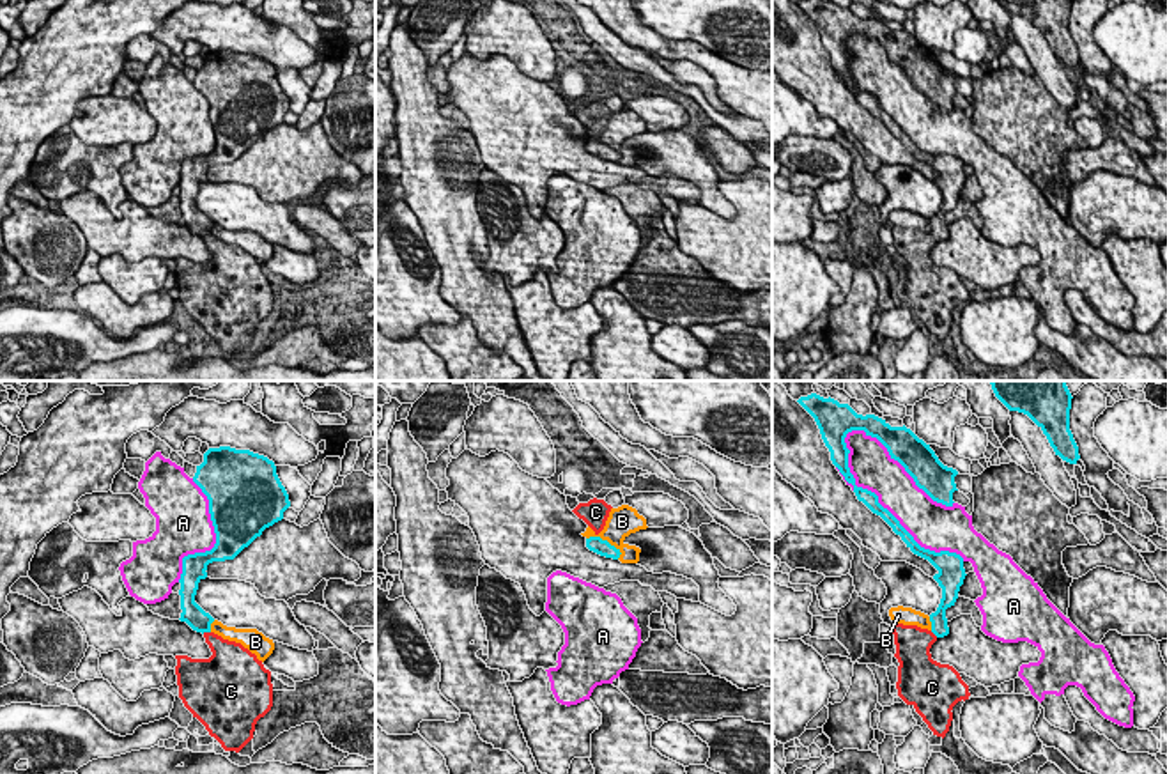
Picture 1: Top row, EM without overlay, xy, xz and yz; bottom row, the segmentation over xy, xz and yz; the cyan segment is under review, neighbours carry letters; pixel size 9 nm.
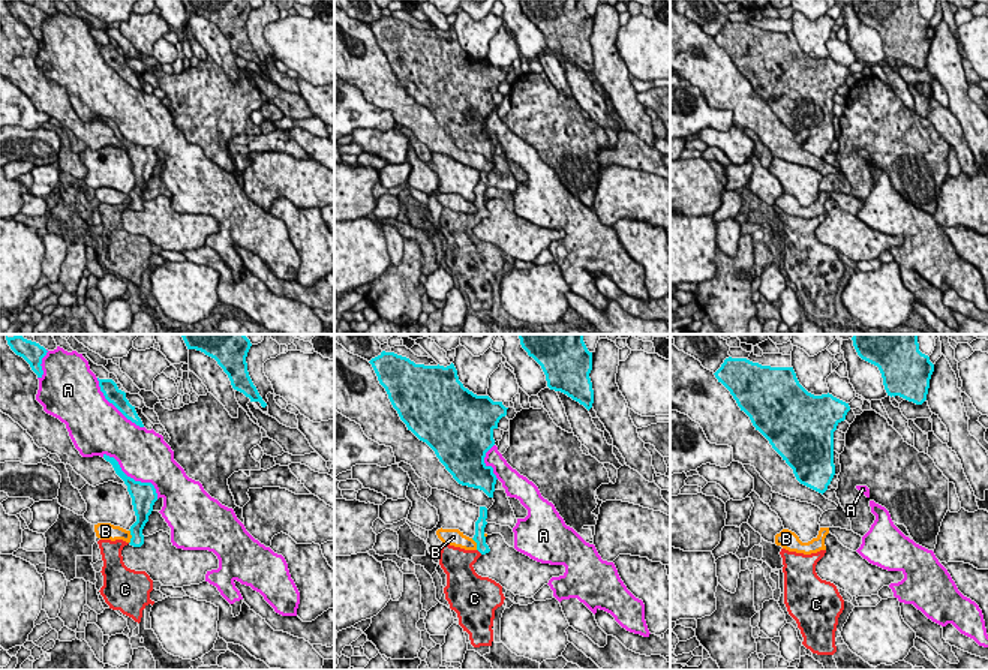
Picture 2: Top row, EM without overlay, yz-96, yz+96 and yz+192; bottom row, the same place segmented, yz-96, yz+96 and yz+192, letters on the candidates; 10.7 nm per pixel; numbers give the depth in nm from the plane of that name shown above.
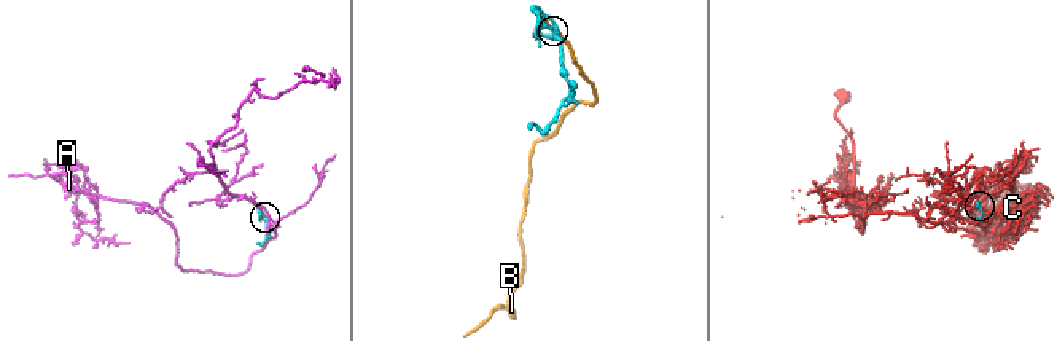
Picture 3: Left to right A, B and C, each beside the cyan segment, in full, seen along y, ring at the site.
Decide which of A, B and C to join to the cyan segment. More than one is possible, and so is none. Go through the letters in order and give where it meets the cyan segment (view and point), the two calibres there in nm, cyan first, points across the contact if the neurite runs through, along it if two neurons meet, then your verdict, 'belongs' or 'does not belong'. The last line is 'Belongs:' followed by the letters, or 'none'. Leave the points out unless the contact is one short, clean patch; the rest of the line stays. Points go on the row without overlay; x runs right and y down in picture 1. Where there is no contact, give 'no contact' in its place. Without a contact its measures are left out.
A: contact yz (881, 108); calibres 140 and 360 nm; does not belong
B: contact xz (606, 144); calibres 140 and 280 nm; does not belong
C: contact xy (206, 234); calibres 200 and 220 nm; way xy (193, 218), (206, 234), (224, 255); belongs
Belongs: C

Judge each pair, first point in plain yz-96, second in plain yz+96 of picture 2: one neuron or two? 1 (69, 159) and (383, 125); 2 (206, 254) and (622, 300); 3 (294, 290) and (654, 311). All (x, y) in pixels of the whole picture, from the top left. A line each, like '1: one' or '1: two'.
1: two
2: two
3: one

